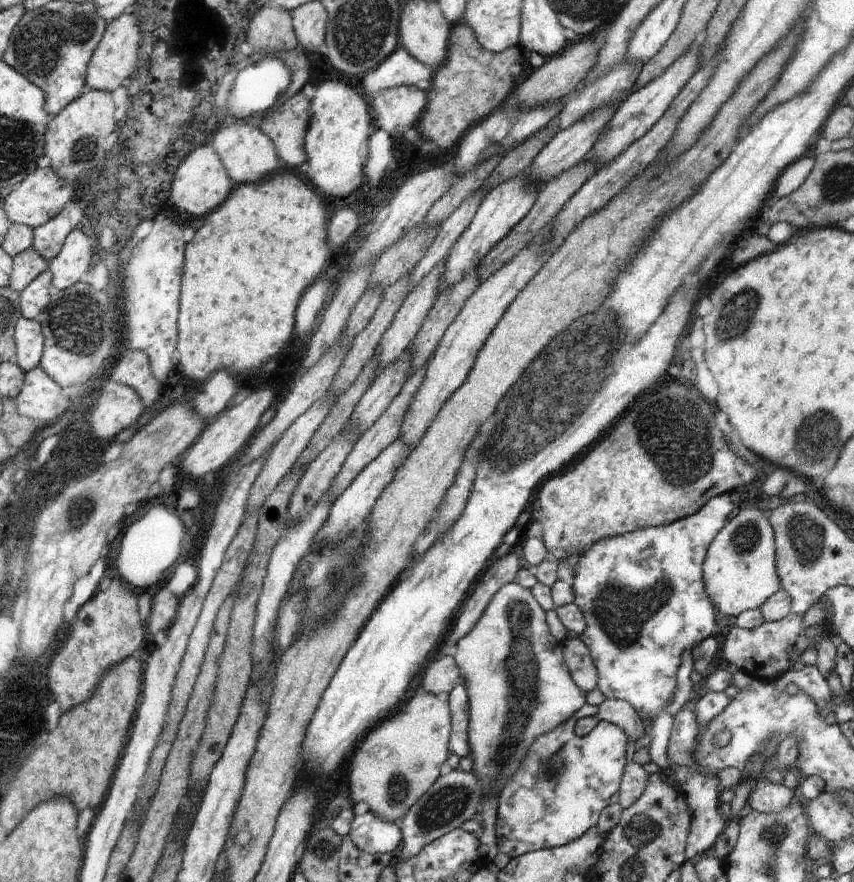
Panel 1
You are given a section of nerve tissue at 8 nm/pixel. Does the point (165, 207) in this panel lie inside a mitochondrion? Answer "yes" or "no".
no

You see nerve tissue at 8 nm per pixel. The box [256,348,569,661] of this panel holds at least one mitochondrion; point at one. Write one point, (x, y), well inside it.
(328, 583)

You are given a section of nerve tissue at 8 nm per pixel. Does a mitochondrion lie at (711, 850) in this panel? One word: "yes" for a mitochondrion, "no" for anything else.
no

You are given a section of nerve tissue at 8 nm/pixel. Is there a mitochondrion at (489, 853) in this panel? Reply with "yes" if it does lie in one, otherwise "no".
no

